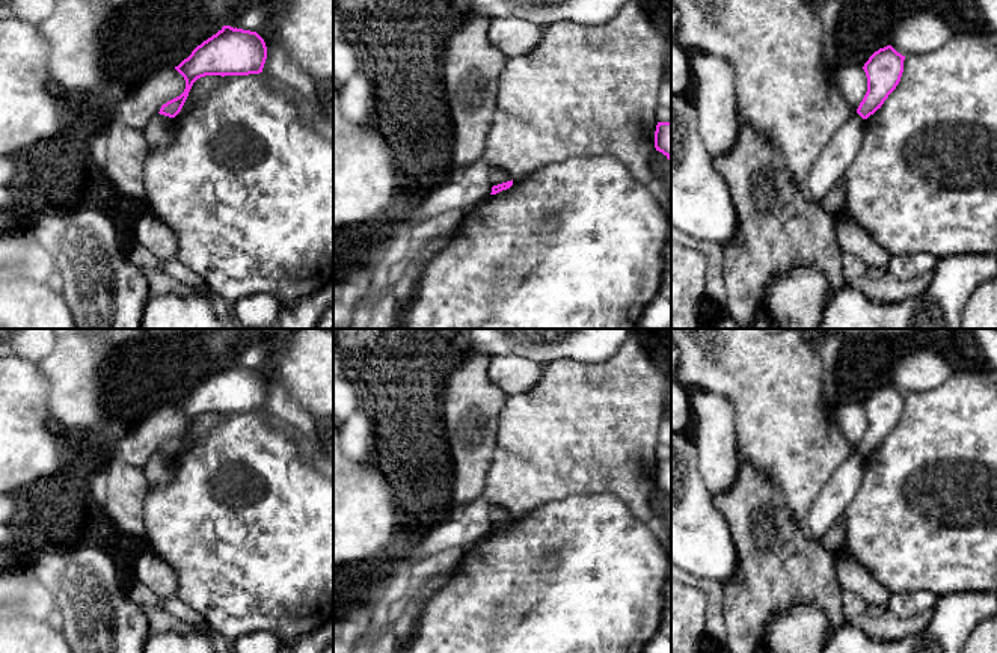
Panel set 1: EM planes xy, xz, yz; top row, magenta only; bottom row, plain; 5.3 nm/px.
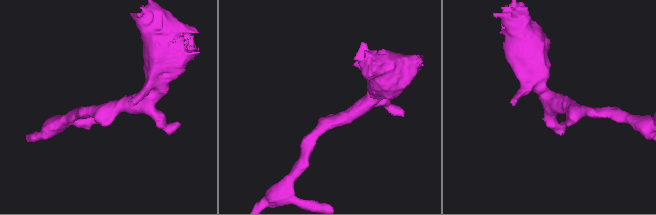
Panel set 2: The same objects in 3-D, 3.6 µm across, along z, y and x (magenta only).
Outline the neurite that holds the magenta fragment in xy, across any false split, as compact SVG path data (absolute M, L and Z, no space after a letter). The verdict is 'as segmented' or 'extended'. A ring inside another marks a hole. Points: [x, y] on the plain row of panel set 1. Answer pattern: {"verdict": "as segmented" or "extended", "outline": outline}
{"verdict": "as segmented", "outline": "M223 363L198 383L175 407L184 415L184 430L161 443L160 452L175 455L193 424L205 413L249 413L262 410L267 397L264 377L250 368Z"}

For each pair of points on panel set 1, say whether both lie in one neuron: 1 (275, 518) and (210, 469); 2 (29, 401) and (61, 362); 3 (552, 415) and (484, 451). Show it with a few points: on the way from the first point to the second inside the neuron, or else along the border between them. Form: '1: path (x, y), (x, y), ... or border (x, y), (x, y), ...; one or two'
1: path (258, 518), (227, 486); one
2: border (36, 364), (49, 382), (50, 410); two
3: border (498, 424), (498, 445), (486, 478); two

